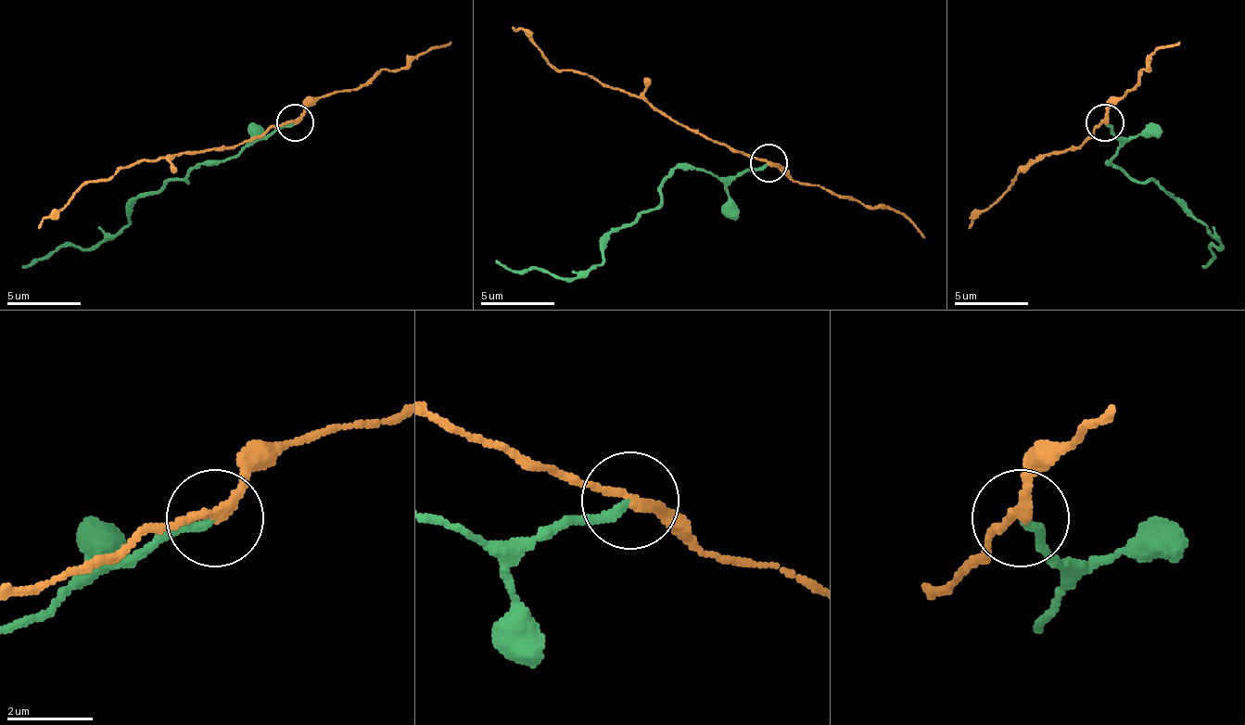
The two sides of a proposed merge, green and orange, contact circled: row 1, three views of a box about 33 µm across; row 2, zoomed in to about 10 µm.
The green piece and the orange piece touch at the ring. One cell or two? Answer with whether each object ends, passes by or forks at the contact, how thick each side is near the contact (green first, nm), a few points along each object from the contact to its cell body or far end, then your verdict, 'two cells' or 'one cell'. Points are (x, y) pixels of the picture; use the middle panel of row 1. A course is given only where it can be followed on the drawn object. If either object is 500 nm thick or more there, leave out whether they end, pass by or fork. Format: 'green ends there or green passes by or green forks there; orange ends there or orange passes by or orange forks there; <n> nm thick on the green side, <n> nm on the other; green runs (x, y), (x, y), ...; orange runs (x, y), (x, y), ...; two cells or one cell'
green ends there; orange passes by; 190 nm thick on the green side, 200 nm on the other; green runs (769, 162), (725, 177), (677, 170), (651, 210), (617, 229), (603, 262), (573, 277), (506, 270), (495, 259); orange runs (769, 162), (747, 158), (706, 139), (617, 87), (569, 69), (554, 69), (521, 28), (514, 28); two cells

